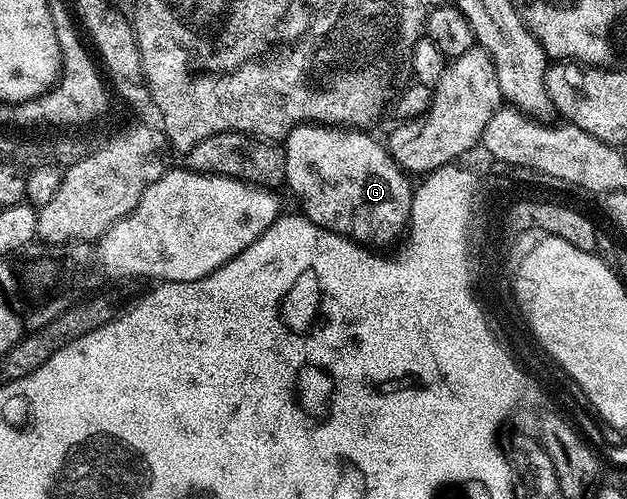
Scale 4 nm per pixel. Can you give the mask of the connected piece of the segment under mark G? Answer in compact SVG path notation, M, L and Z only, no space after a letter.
M306 124L304 126L296 126L288 136L283 139L283 149L285 152L285 186L287 190L297 197L297 202L301 205L300 213L309 221L314 222L319 228L329 230L333 234L341 234L344 238L351 238L358 244L364 244L369 248L385 248L381 246L389 246L397 237L406 233L409 224L409 214L413 210L413 192L414 187L409 186L410 179L407 177L406 171L402 170L393 158L389 155L388 149L384 145L381 146L375 139L361 128L334 128L332 126L319 126L316 124Z

